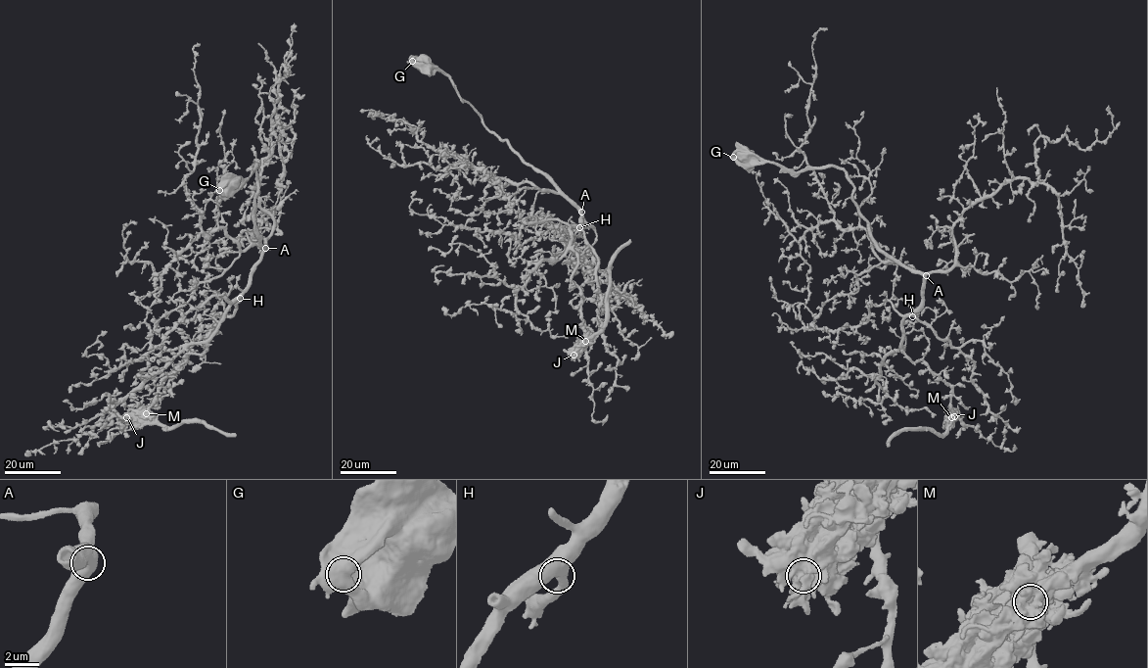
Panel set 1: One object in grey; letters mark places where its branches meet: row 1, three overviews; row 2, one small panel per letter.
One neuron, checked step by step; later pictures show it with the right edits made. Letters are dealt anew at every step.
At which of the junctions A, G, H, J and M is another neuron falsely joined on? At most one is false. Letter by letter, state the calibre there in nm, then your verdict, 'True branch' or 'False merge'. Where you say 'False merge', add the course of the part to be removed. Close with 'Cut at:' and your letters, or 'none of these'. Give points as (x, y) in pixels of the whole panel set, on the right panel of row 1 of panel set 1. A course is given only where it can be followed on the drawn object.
A: Thickness 600 nm. True branch
G: Thickness 1250 nm. True branch
H: Thickness 600 nm. True branch
J: Thickness 900 nm. True branch
M: Thickness 1450 nm. False merge. Course of the part to remove: (951, 417), (942, 434), (928, 429), (895, 432), (887, 447)
Cut at: M

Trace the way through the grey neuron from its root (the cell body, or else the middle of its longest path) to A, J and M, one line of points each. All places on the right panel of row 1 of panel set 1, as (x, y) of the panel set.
A: (746, 155), (798, 172), (840, 167), (853, 187), (852, 201), (868, 223), (870, 237), (912, 271), (926, 275)
J: (746, 155), (845, 170), (870, 237), (923, 275), (900, 347), (950, 386), (954, 416)
M: (746, 155), (845, 170), (870, 237), (923, 275), (900, 347), (950, 386), (951, 417)

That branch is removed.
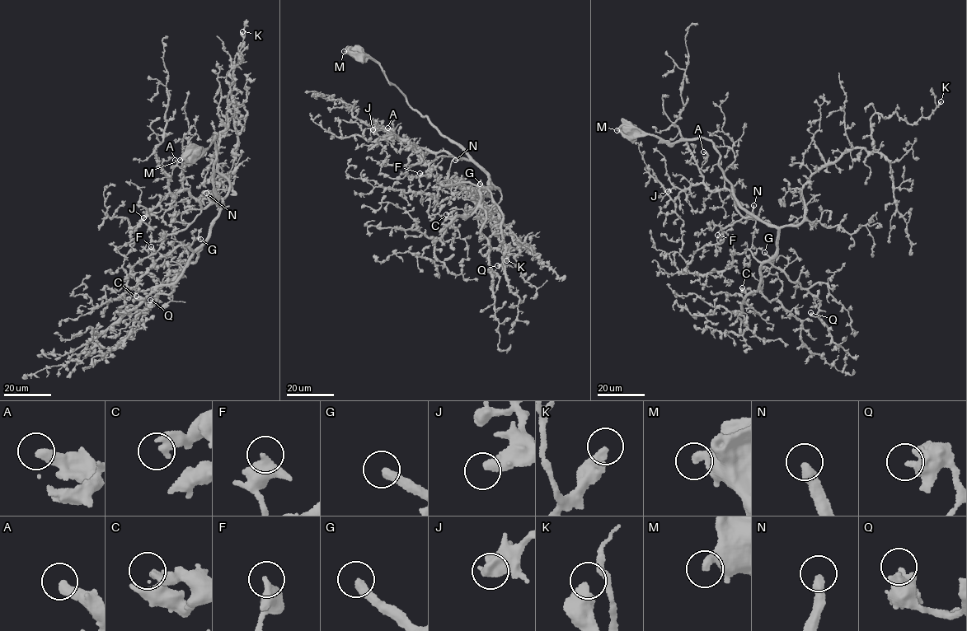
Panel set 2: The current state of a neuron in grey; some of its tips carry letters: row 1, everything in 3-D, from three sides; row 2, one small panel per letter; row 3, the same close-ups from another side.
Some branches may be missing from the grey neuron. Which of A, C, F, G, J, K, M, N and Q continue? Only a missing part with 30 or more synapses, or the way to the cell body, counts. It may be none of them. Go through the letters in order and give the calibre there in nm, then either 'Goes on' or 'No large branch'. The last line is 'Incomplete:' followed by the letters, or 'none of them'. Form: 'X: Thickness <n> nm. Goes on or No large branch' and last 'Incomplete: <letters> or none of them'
A: Thickness 400 nm. No large branch
C: Thickness 440 nm. No large branch
F: Thickness 320 nm. No large branch
G: Thickness 360 nm. Goes on
J: Thickness 440 nm. No large branch
K: Thickness 440 nm. No large branch
M: Thickness 340 nm. No large branch
N: Thickness 360 nm. Goes on
Q: Thickness 500 nm. No large branch
Incomplete: G, N

